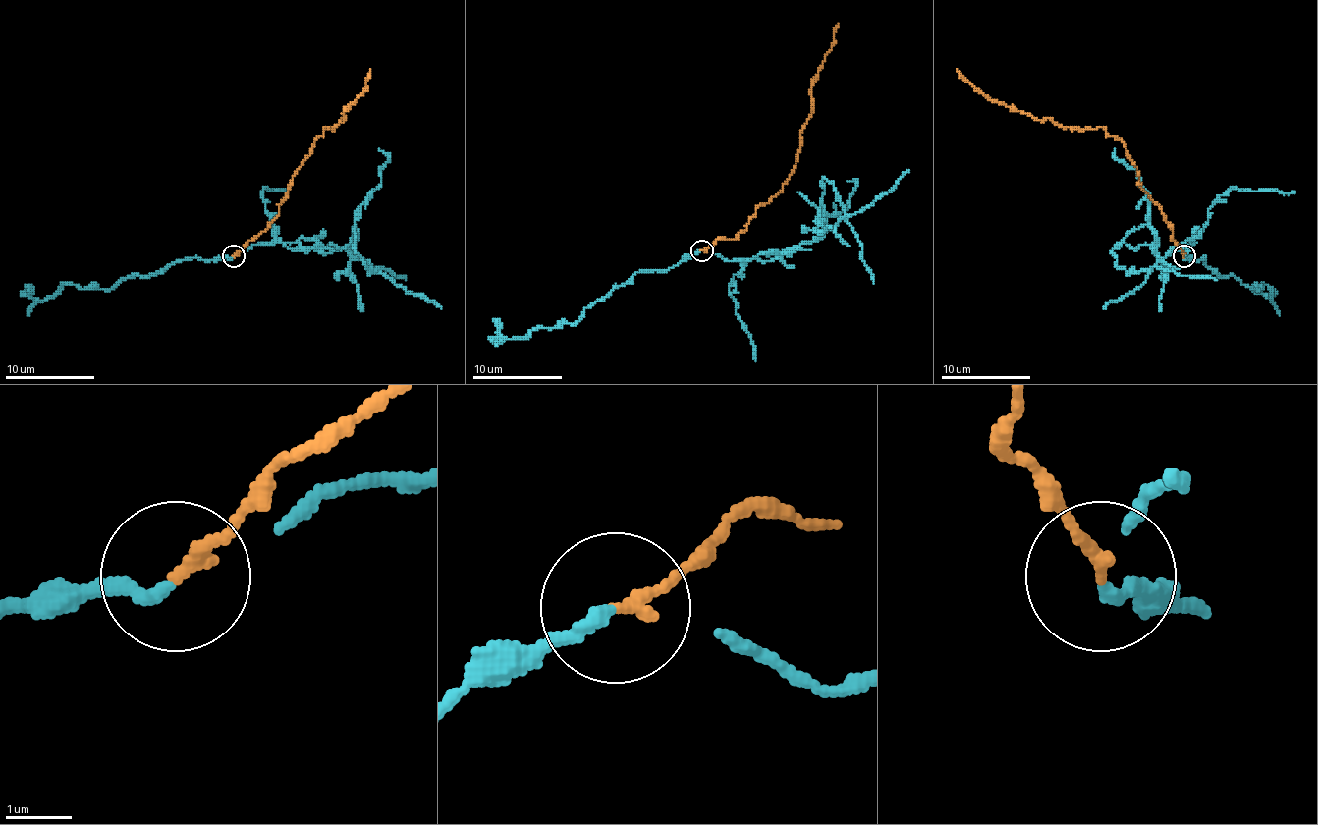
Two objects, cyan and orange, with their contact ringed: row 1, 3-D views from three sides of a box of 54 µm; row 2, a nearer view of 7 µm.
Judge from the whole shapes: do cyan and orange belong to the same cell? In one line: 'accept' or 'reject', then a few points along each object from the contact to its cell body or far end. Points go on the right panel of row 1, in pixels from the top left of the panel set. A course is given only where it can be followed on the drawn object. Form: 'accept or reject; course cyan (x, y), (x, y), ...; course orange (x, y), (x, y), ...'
reject; course cyan (1183, 257), (1194, 242), (1187, 248), (1159, 255), (1148, 191), (1139, 182), (1139, 173), (1115, 155), (1115, 148); course orange (1183, 255), (1124, 144), (1101, 127), (1070, 129), (1012, 111), (957, 69)

